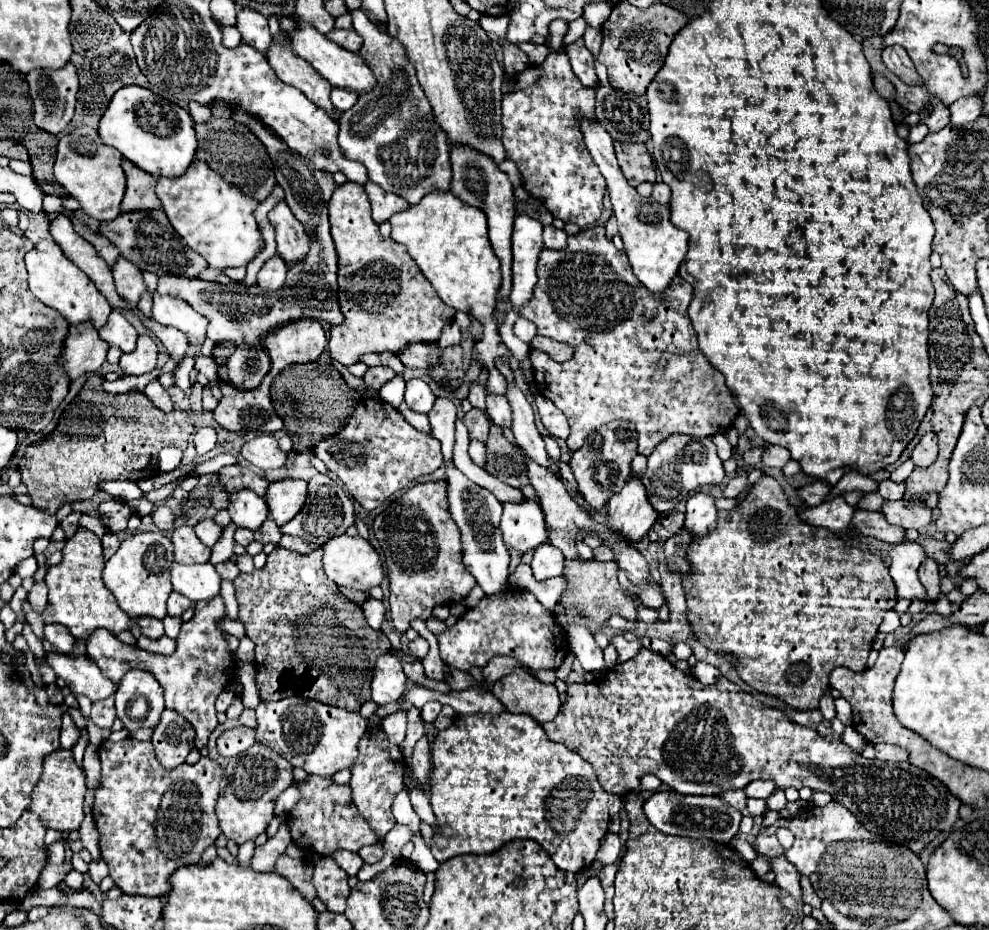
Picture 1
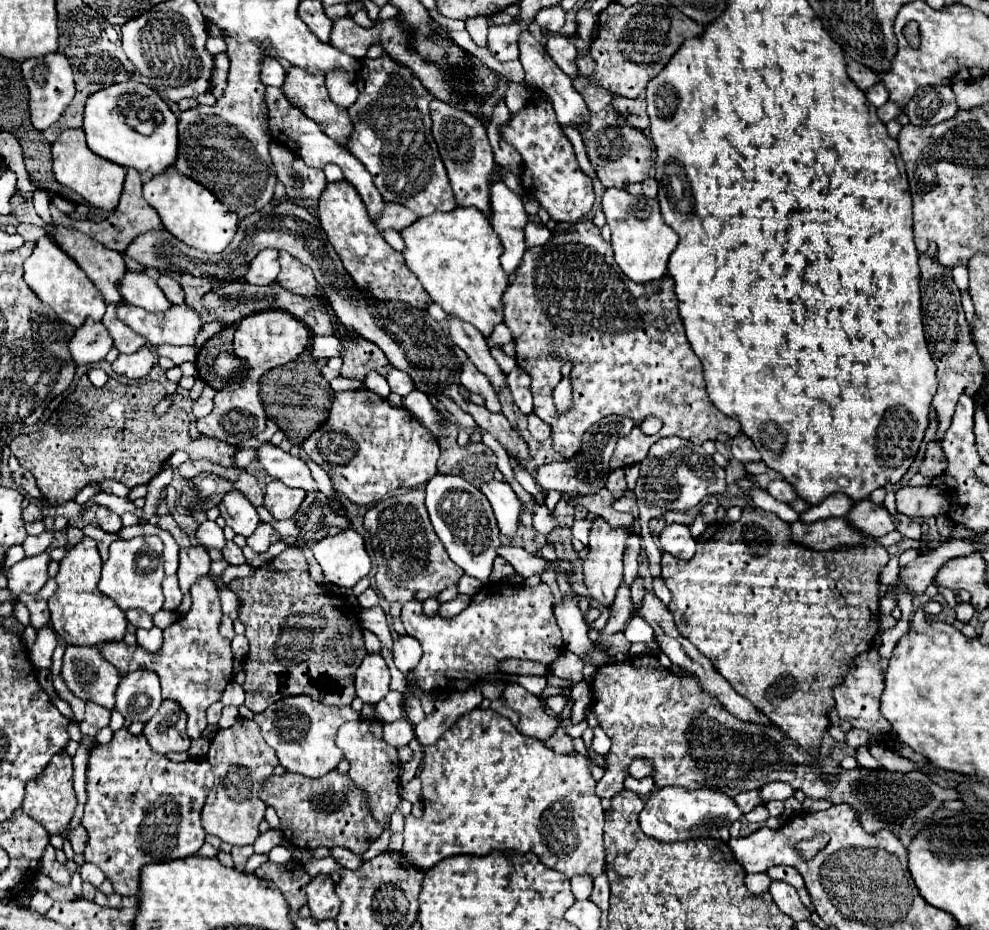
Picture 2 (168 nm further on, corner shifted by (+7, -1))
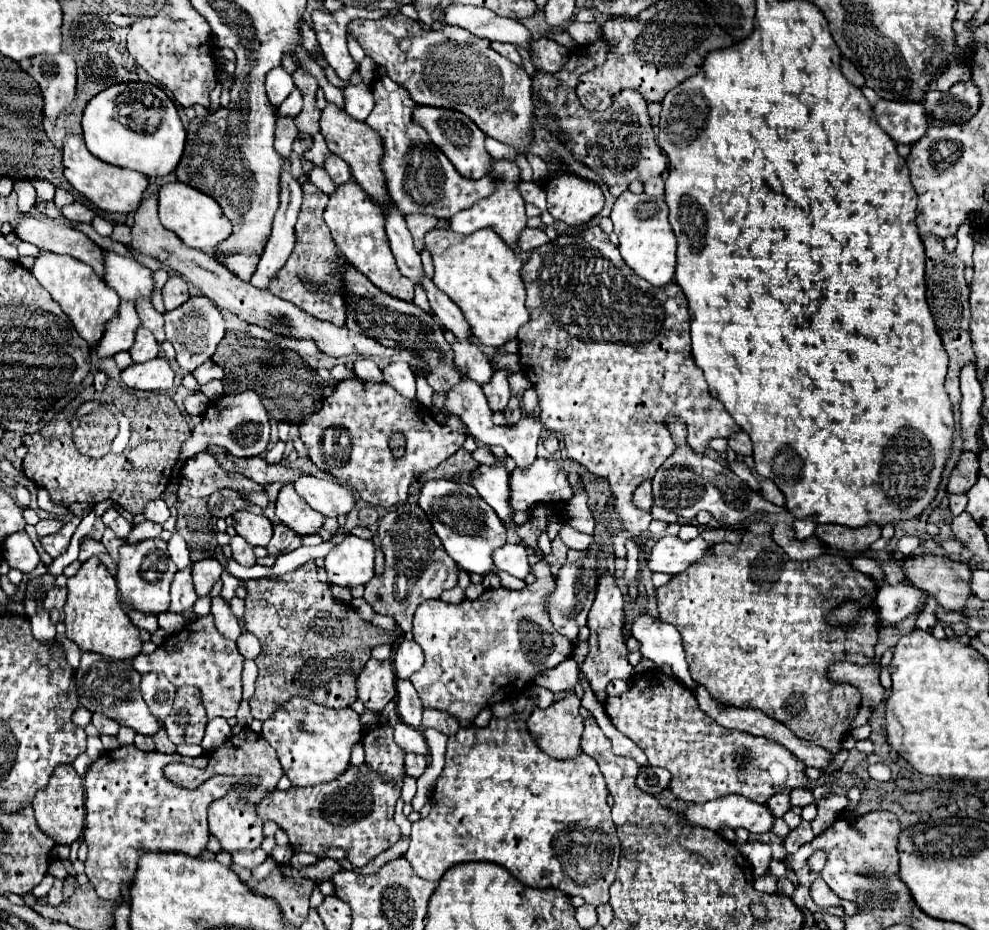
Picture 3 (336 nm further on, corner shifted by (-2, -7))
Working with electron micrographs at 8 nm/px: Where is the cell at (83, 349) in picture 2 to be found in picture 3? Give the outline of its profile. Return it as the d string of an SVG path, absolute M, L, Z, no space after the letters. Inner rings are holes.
M122 303L118 317L110 319L102 339L94 347L96 355L106 359L106 357L114 357L120 351L128 351L138 327L140 327L140 319L134 309L134 303Z

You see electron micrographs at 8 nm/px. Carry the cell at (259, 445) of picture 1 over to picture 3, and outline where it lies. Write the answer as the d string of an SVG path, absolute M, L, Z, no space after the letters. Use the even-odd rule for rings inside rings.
M304 475L298 477L298 481L294 481L292 485L310 503L310 507L320 511L322 515L340 517L354 507L352 491L338 481Z

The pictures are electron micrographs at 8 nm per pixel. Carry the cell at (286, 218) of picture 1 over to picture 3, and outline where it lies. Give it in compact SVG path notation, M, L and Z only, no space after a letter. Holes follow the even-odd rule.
M302 181L304 201L302 209L296 221L296 249L282 267L282 271L276 275L276 279L270 283L270 291L278 295L280 299L292 301L306 313L314 315L320 321L330 321L338 327L344 325L346 313L344 313L344 299L340 295L340 289L336 287L334 279L330 277L332 271L332 259L340 255L336 249L336 243L330 237L330 229L326 227L322 213L328 203L328 195L324 195L318 187L314 187L308 181Z

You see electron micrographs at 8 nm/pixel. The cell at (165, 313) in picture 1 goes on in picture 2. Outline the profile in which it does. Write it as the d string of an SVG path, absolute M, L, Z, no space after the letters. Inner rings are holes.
M125 271L125 275L119 279L117 289L125 303L143 307L151 313L163 313L171 307L171 303L165 299L163 291L157 287L157 281L147 277L143 271L133 273Z

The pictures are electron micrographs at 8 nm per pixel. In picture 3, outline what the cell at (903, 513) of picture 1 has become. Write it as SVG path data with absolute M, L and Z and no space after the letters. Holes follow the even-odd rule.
M874 523L864 525L862 529L850 529L846 525L818 525L816 535L820 541L824 541L828 547L840 549L840 551L866 551L874 541L882 537L882 529Z

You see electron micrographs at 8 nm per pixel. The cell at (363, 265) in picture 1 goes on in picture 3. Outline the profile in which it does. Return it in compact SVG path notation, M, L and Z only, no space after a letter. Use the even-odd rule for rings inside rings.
M350 181L346 185L336 187L336 191L330 195L330 201L324 211L324 221L332 231L332 239L340 253L360 271L364 273L378 289L382 289L388 295L394 295L402 301L412 303L414 301L414 283L400 273L400 269L394 265L394 257L390 253L388 237L384 231L384 217L382 209L370 199L370 195L356 183Z

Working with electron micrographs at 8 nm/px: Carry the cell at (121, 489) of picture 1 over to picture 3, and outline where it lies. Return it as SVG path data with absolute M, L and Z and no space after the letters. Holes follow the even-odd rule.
M74 517L72 521L68 521L58 533L52 533L48 537L42 537L40 543L44 547L44 551L50 555L50 557L58 557L66 551L68 543L70 543L70 537L74 533L74 527L80 523L80 517Z

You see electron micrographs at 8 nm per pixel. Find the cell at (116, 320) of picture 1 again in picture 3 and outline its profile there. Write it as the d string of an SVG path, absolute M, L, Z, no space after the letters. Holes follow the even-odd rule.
M140 327L138 333L136 333L136 339L134 339L134 345L130 347L130 357L134 363L144 363L144 361L150 361L154 357L158 357L160 353L160 345L156 343L154 335Z

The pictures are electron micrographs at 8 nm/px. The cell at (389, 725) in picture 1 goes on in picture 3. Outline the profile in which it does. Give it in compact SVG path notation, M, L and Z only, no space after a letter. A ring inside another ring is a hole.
M398 723L398 725L394 727L394 741L396 741L404 751L422 753L422 755L428 753L426 739L422 737L422 733L420 733L418 729L410 729L410 725Z

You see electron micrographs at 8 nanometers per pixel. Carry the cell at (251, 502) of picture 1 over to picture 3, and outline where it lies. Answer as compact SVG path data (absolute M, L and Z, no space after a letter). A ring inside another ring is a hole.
M236 511L234 515L234 529L242 535L252 547L262 545L266 547L272 537L272 523L264 515L254 515L250 511Z

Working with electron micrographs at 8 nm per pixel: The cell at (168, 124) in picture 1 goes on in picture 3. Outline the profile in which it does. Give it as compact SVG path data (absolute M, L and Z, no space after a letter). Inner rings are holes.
M118 83L110 89L98 93L84 109L82 129L84 129L86 147L94 157L98 157L110 165L116 165L116 167L144 173L146 177L170 175L182 157L184 141L186 141L186 131L178 117L176 105L160 87L156 87L152 83Z

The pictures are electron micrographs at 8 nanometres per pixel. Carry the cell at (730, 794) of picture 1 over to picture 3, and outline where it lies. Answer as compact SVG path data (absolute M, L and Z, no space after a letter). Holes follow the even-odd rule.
M778 793L778 795L770 797L770 801L766 801L766 807L770 809L770 813L772 813L774 817L782 817L782 815L790 809L788 793Z

